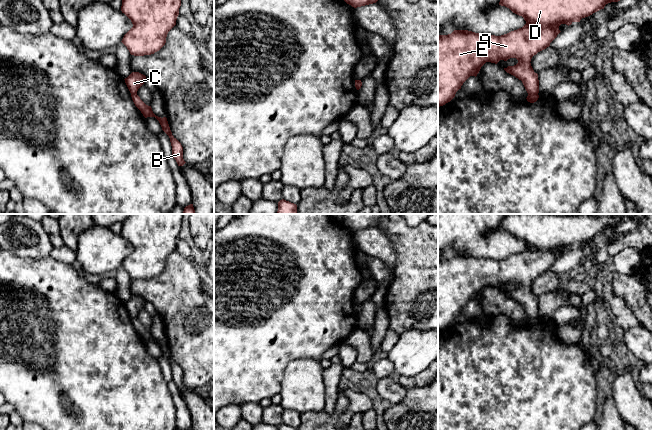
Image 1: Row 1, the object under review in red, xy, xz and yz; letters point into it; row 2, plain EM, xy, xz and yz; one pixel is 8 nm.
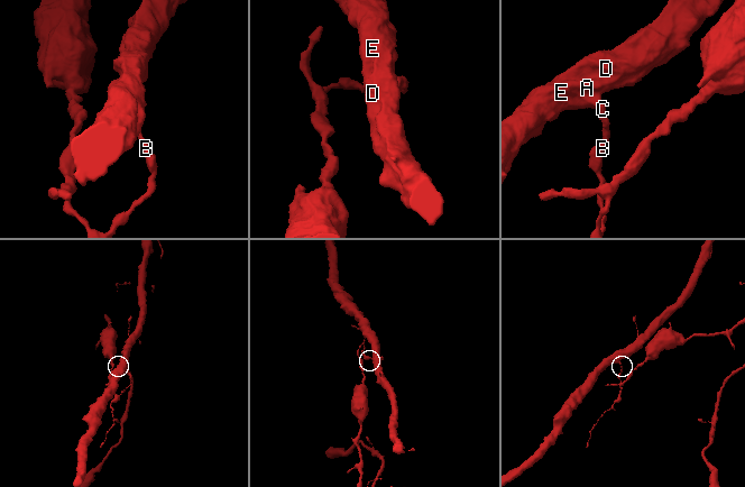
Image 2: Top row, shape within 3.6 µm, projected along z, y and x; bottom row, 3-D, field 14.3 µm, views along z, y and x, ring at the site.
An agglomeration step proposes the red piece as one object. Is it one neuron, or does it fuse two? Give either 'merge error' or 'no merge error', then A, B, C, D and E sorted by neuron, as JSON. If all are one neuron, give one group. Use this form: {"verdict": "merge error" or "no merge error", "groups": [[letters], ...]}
{"verdict": "merge error", "groups": [["A", "C", "D", "E"], ["B"]]}

